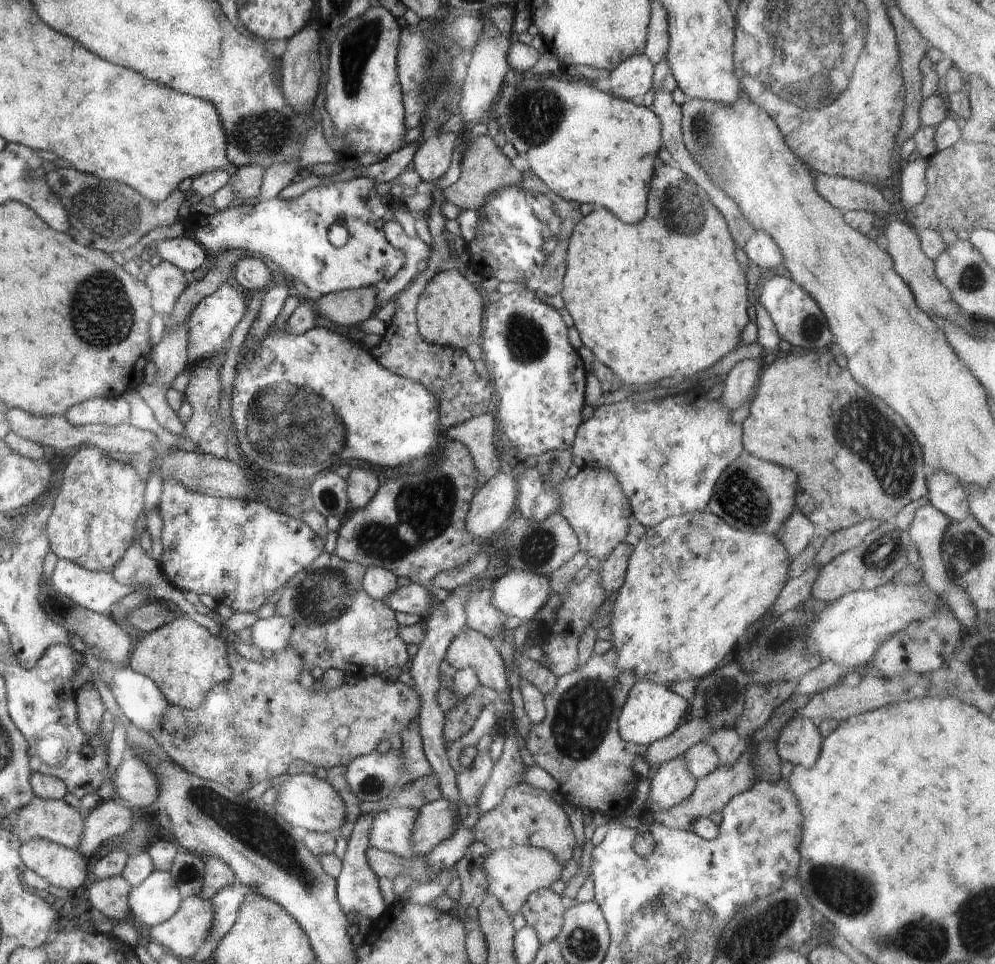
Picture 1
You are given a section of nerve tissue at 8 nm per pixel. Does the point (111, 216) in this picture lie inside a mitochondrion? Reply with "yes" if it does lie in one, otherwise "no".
yes

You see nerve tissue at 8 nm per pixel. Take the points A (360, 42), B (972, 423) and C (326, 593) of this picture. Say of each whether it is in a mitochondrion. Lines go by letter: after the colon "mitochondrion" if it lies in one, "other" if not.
A: mitochondrion
B: other
C: mitochondrion

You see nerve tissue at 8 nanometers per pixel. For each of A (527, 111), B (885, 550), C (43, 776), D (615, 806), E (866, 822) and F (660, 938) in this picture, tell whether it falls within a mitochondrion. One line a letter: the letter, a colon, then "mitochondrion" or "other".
A: mitochondrion
B: mitochondrion
C: other
D: other
E: other
F: mitochondrion

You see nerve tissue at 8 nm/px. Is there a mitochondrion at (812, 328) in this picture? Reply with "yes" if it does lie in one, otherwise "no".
yes

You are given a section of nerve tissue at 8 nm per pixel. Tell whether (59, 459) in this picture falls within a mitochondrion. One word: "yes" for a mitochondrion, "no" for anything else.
no

